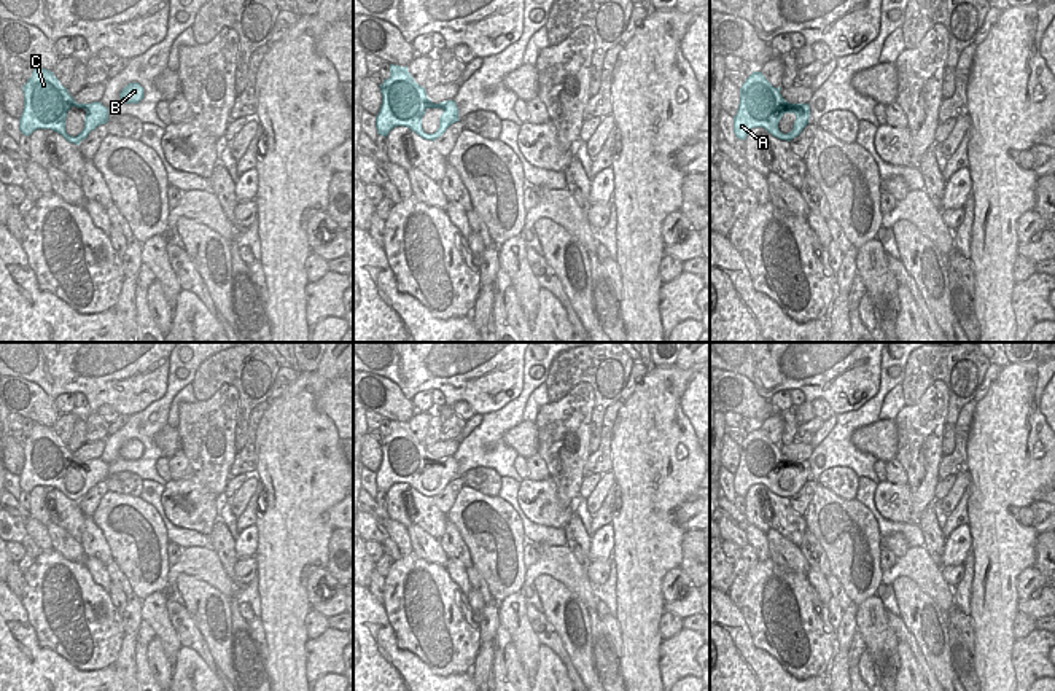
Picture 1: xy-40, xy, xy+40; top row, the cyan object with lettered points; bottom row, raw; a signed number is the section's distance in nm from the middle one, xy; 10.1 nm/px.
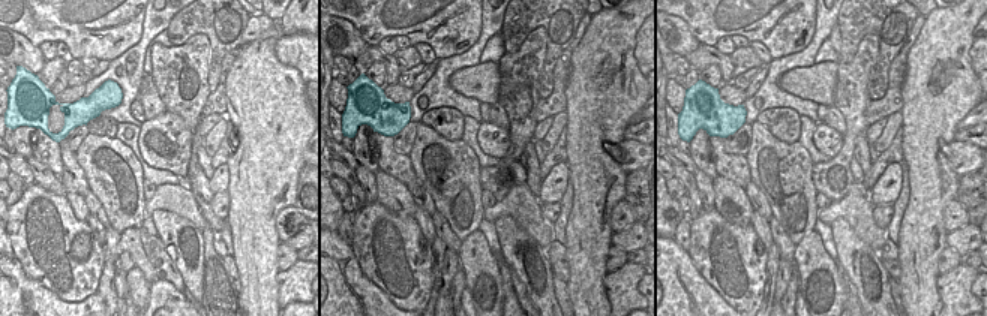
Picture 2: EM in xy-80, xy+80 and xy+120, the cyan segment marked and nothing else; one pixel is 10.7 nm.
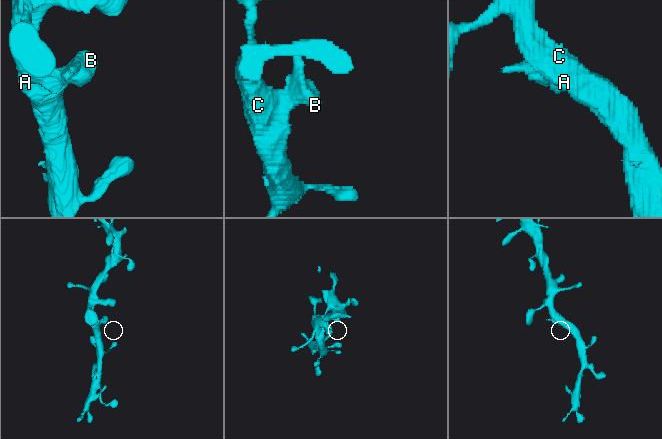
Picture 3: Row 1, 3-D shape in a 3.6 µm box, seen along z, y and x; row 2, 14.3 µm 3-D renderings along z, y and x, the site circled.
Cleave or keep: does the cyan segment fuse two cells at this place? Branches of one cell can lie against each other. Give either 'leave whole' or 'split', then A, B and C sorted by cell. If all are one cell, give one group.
leave whole | A B C

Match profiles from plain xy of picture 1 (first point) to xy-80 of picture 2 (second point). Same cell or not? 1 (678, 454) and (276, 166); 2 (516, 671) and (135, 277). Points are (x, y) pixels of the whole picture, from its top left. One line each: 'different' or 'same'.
1: same
2: same

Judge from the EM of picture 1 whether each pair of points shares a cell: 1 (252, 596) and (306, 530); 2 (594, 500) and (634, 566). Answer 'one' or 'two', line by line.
1: two
2: two

